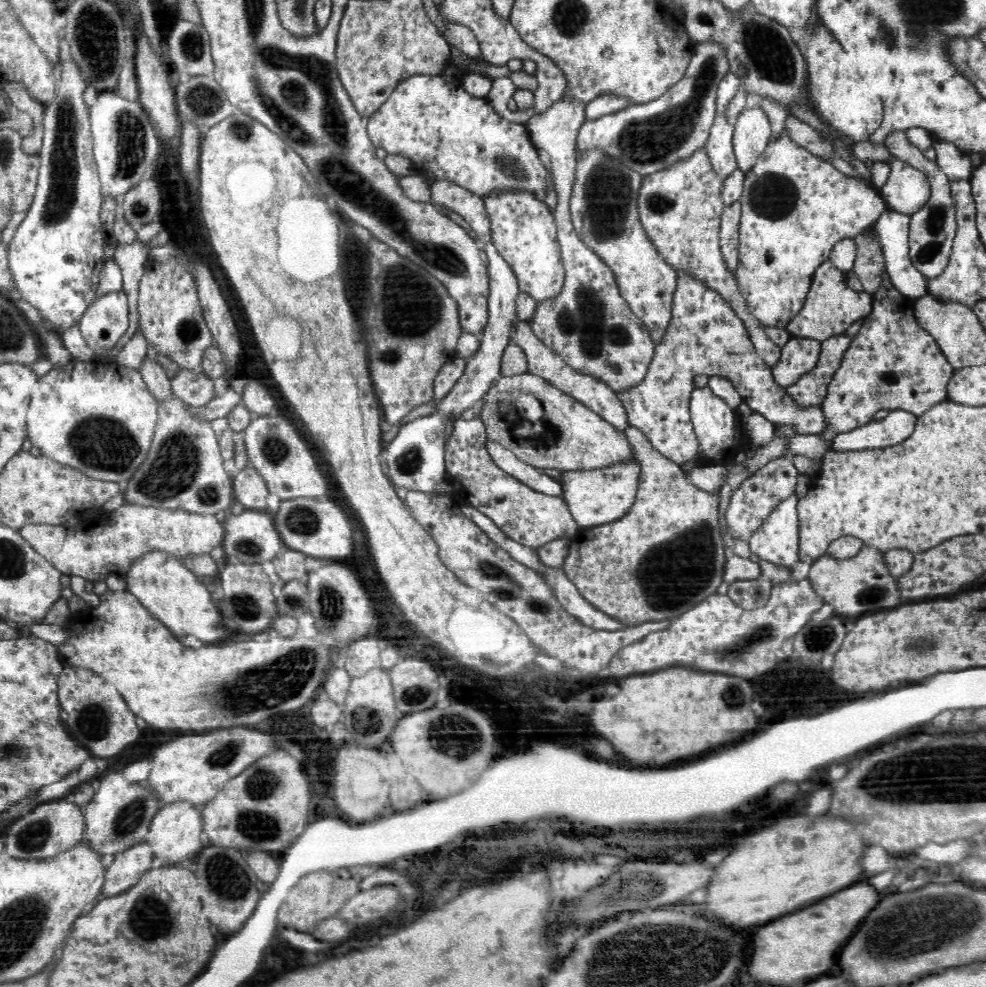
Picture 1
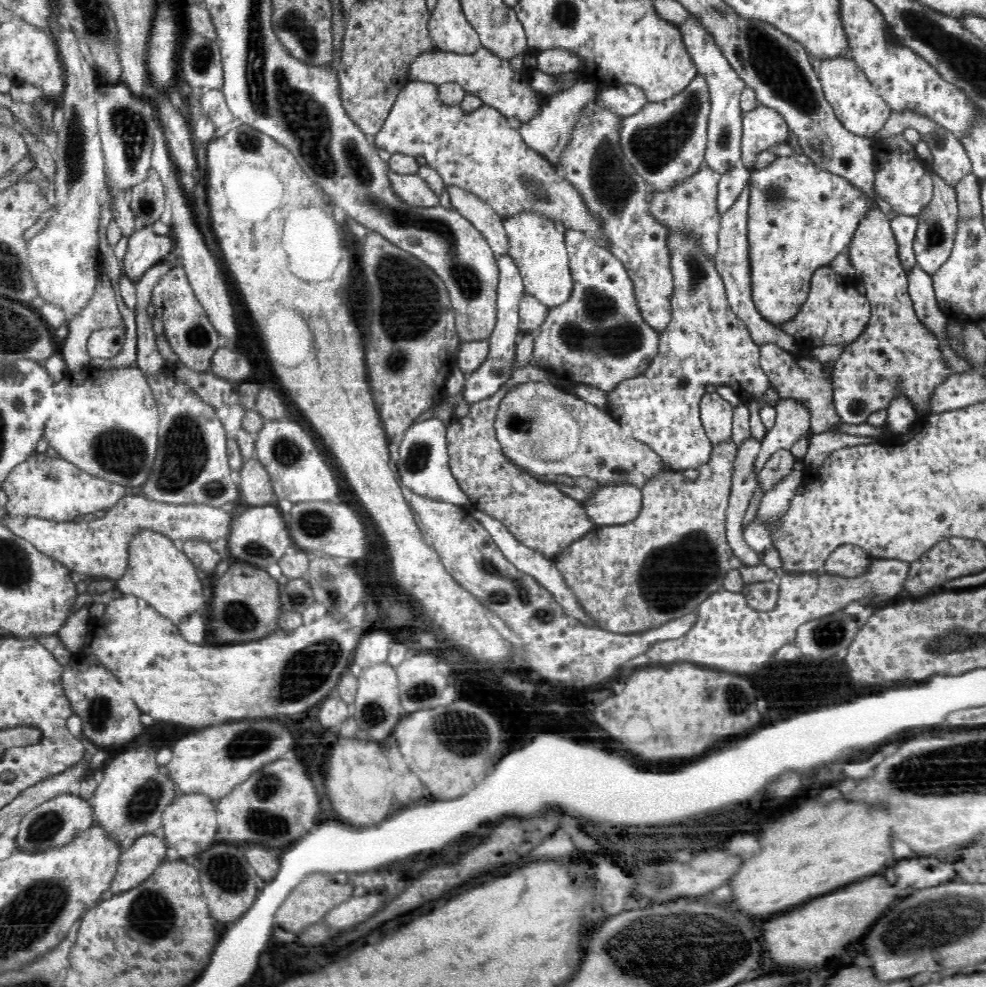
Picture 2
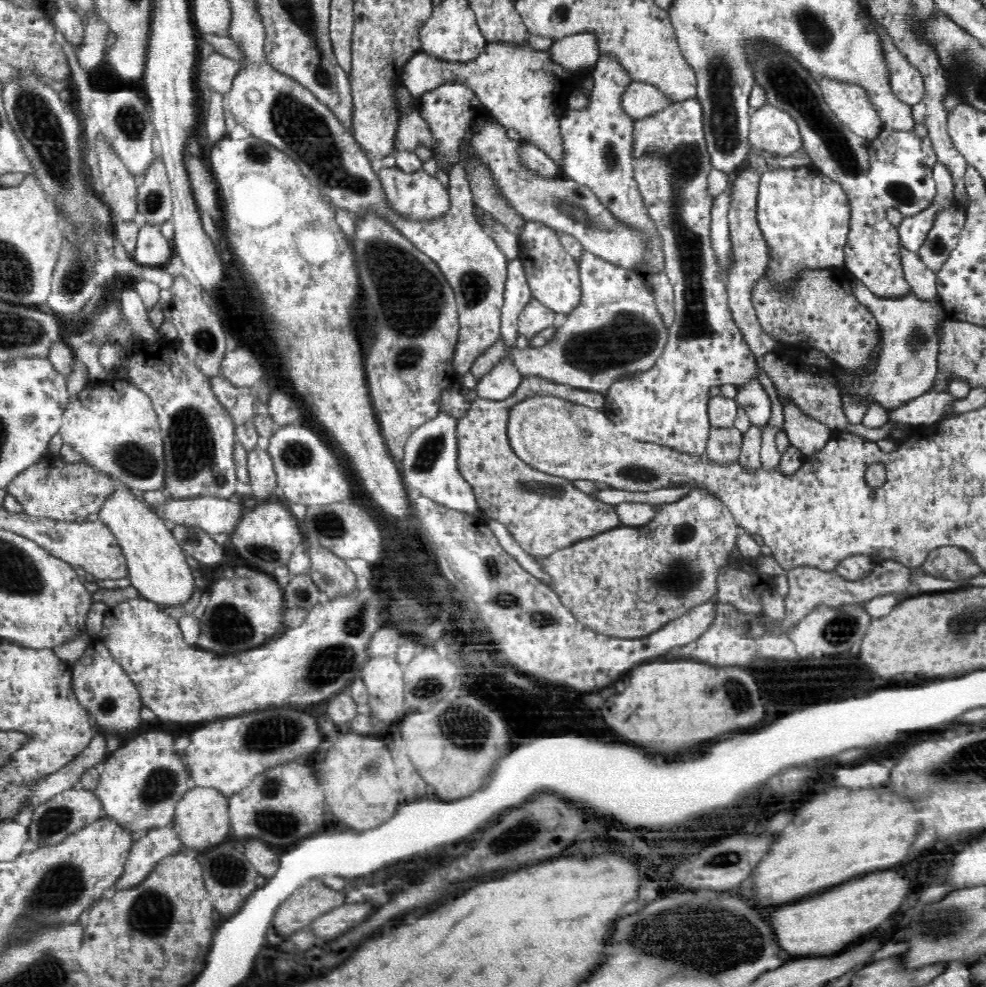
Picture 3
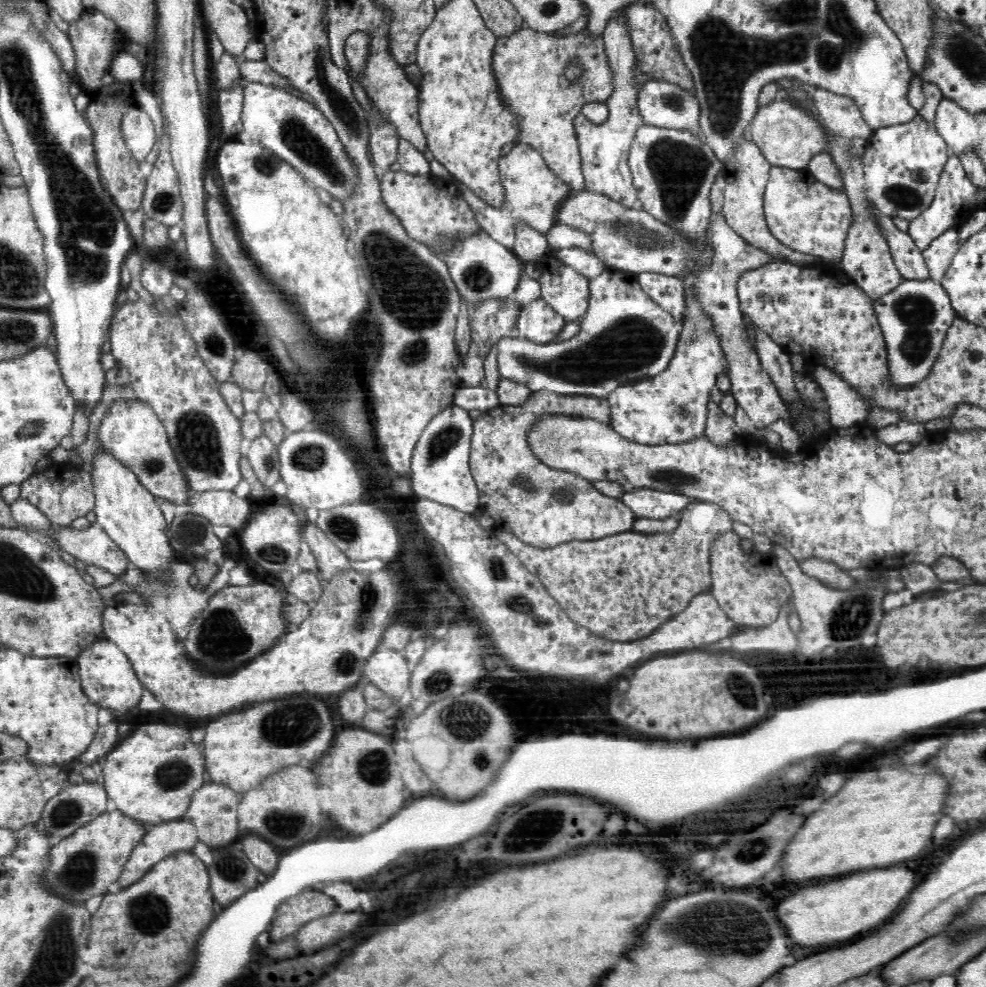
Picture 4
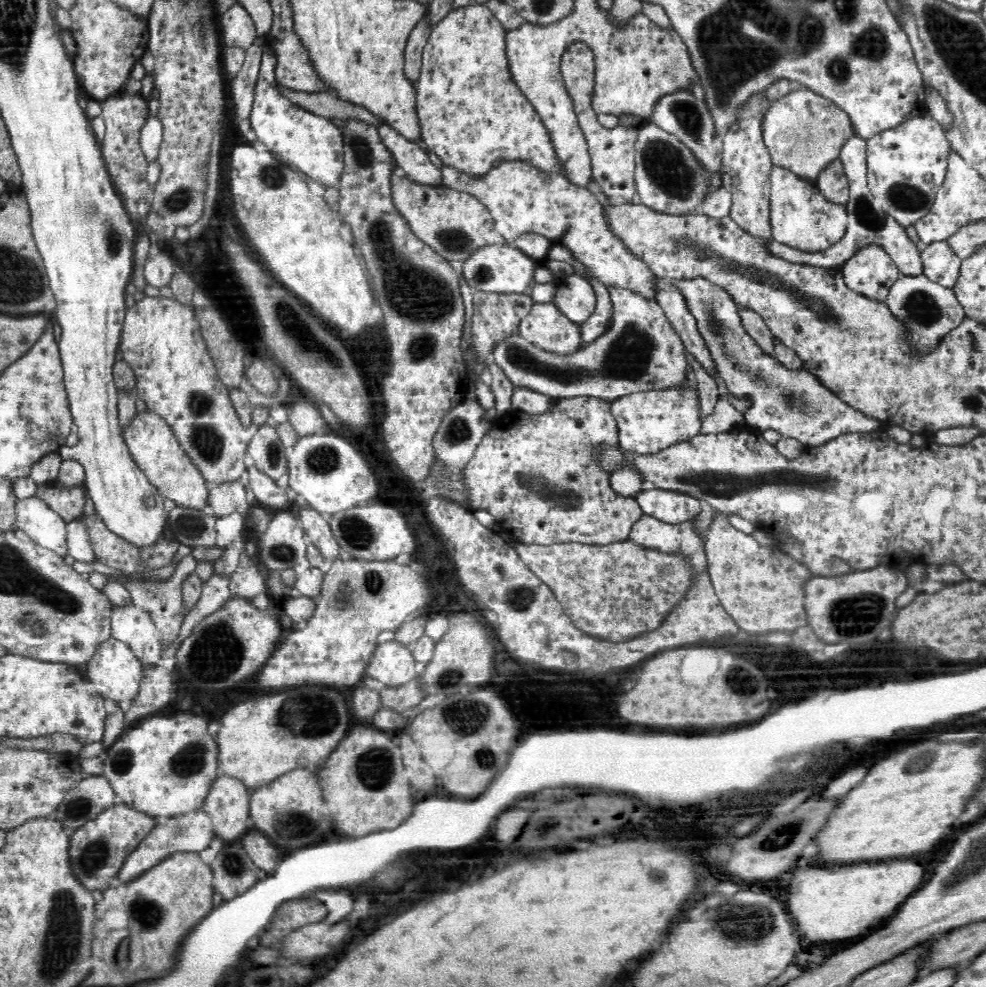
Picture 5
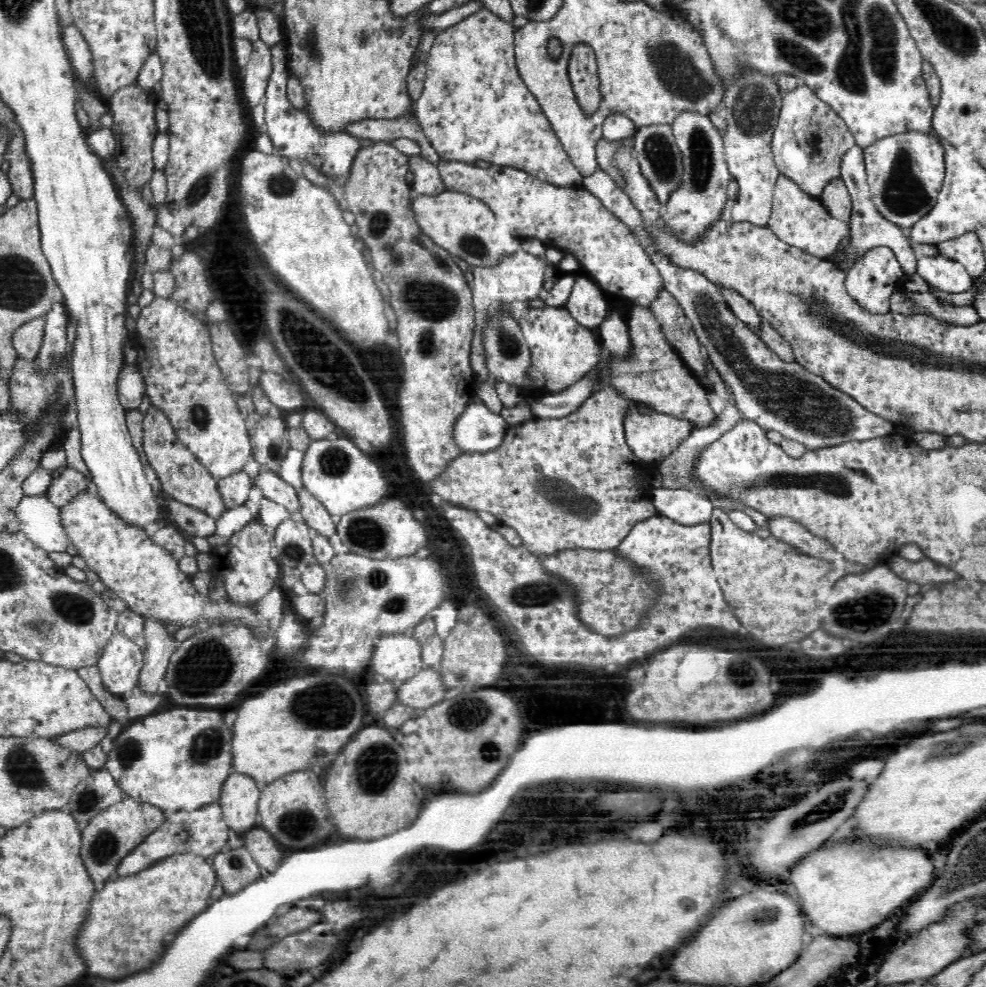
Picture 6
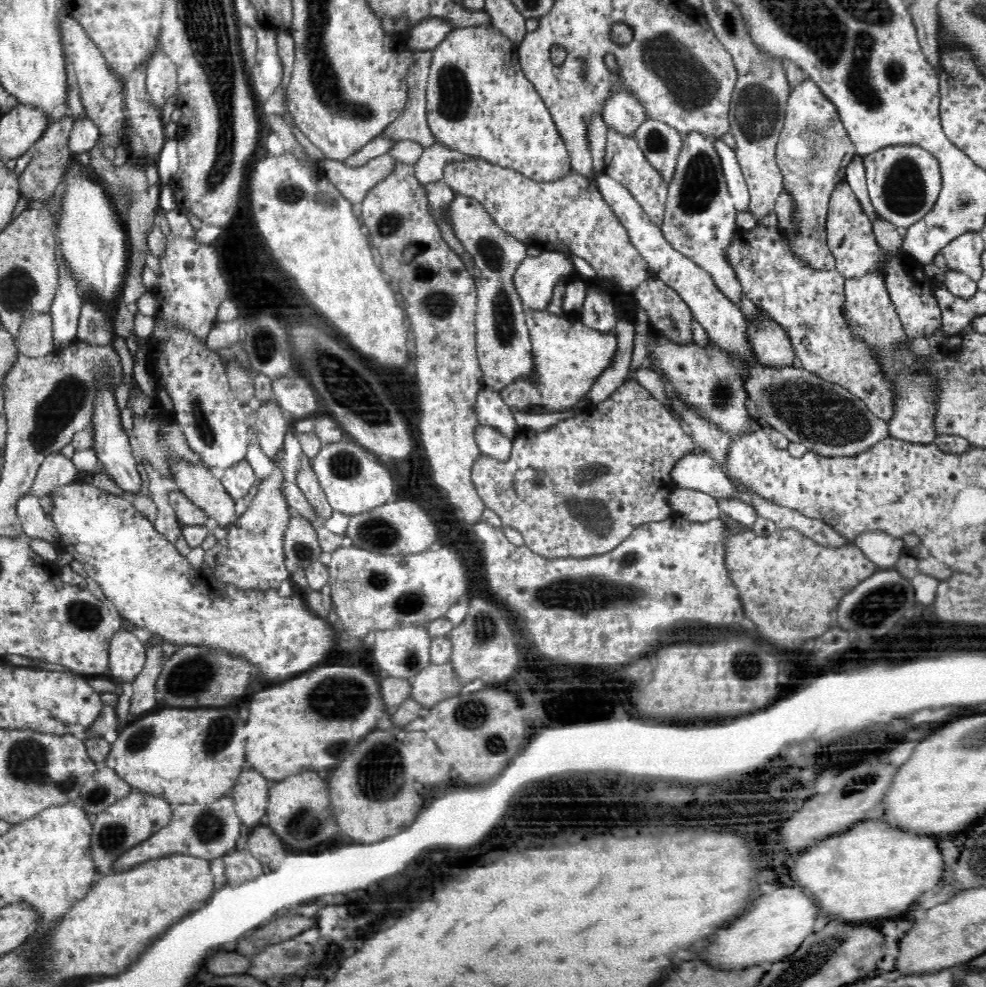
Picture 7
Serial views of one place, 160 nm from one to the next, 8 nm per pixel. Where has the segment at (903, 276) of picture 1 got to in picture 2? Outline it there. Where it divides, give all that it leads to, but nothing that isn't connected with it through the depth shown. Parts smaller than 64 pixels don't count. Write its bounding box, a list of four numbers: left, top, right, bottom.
[890,215,919,273]

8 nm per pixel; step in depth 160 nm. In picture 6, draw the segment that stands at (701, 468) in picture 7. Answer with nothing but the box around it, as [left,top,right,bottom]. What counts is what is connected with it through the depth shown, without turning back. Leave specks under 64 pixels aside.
[581,170,896,526]

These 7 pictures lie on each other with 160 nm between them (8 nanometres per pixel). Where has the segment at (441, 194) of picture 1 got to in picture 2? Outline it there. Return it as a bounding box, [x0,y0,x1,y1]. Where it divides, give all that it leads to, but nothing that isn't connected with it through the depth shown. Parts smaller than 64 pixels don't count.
[446,186,508,256]

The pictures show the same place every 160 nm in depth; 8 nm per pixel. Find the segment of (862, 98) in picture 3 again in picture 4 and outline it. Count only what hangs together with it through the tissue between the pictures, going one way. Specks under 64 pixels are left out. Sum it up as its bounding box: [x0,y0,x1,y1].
[812,88,874,140]

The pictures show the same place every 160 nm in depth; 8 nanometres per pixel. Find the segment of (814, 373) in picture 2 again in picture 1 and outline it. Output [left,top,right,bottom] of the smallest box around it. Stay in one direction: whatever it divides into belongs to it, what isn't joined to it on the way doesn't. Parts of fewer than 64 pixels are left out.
[638,148,781,368]

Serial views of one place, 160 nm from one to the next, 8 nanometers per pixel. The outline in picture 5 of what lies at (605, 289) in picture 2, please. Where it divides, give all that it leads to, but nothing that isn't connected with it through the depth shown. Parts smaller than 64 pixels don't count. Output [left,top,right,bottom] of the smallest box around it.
[490,285,689,401]

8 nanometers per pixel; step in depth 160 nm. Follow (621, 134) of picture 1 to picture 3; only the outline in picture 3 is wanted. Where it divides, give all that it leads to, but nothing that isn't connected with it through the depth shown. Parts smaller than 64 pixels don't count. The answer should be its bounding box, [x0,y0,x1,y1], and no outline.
[604,98,758,456]

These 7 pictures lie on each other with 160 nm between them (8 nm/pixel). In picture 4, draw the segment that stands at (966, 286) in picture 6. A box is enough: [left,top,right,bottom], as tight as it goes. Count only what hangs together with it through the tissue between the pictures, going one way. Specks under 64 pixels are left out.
[923,229,960,282]

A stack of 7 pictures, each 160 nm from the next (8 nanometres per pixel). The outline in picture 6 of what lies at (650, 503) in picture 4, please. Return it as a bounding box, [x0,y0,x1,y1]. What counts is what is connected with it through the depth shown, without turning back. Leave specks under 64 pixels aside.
[653,486,714,526]

